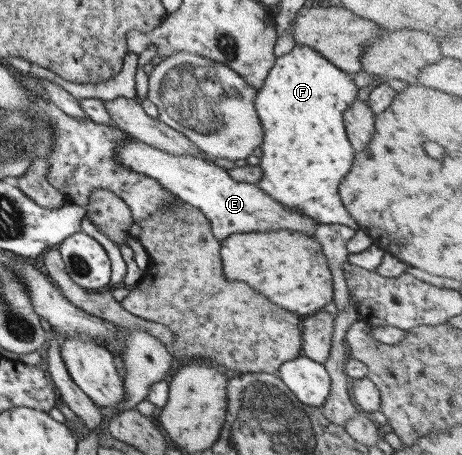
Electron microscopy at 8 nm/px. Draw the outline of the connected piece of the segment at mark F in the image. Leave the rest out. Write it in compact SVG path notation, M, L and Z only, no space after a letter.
M298 44L282 57L275 57L272 68L254 95L254 111L262 127L262 144L258 167L263 174L256 185L276 203L286 209L302 212L318 224L339 223L358 230L359 225L350 217L338 197L339 183L352 163L352 147L346 139L343 112L357 97L357 88L351 75L336 69L332 63L311 47Z

